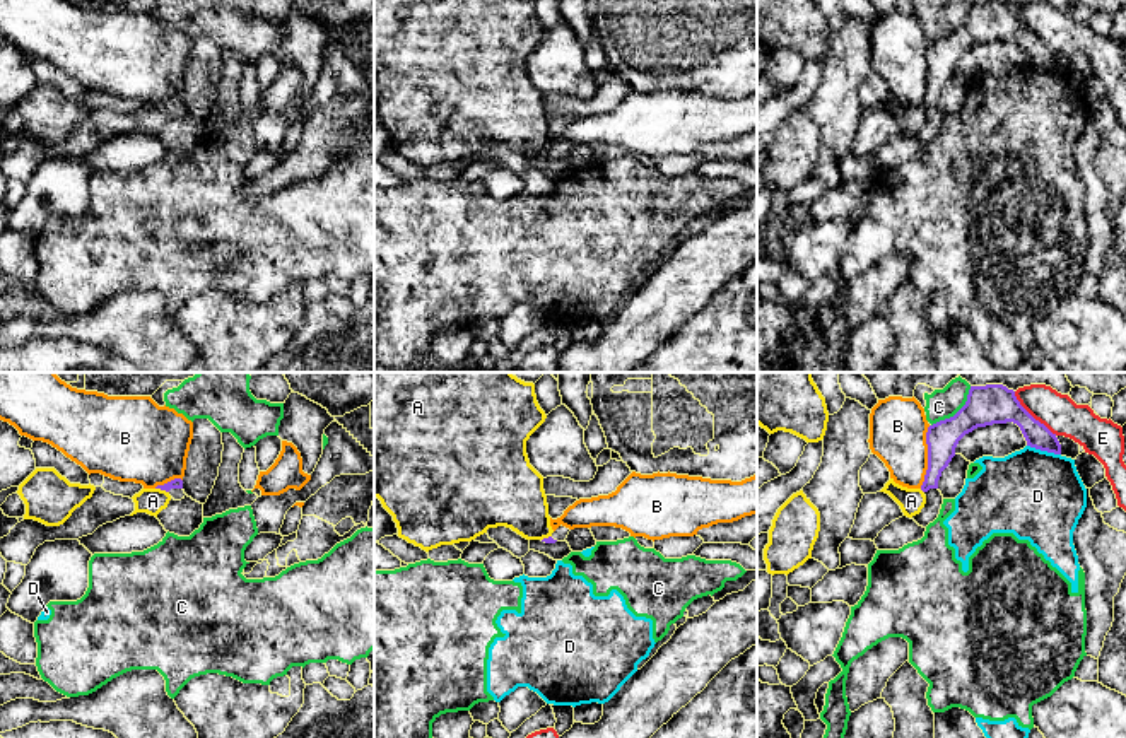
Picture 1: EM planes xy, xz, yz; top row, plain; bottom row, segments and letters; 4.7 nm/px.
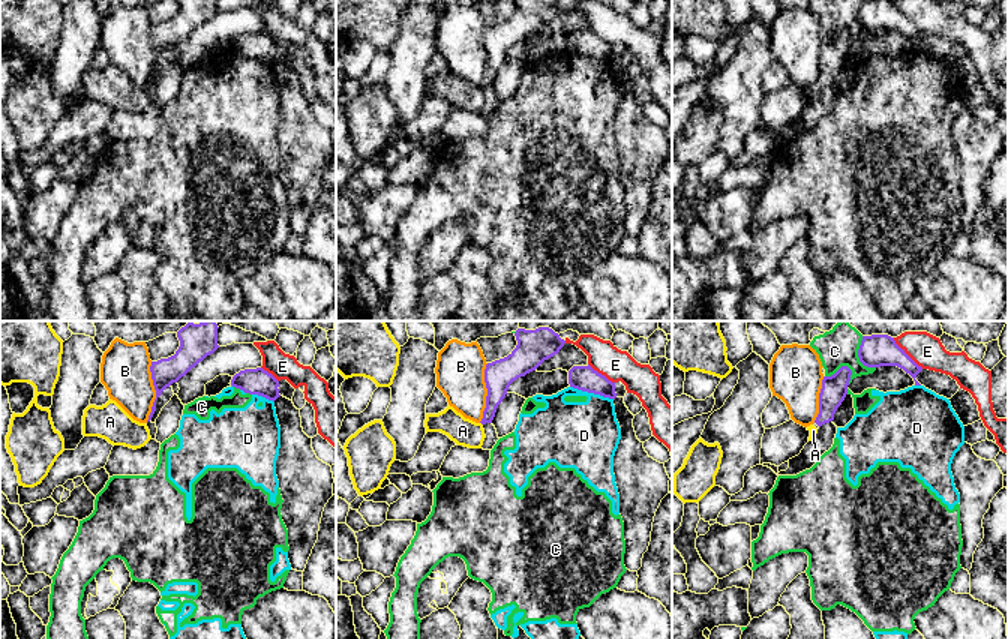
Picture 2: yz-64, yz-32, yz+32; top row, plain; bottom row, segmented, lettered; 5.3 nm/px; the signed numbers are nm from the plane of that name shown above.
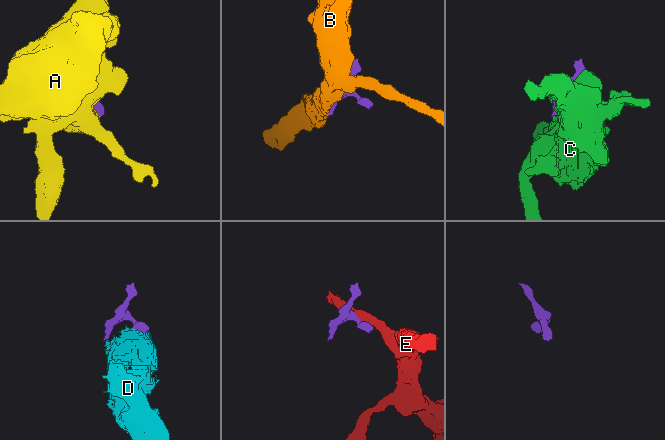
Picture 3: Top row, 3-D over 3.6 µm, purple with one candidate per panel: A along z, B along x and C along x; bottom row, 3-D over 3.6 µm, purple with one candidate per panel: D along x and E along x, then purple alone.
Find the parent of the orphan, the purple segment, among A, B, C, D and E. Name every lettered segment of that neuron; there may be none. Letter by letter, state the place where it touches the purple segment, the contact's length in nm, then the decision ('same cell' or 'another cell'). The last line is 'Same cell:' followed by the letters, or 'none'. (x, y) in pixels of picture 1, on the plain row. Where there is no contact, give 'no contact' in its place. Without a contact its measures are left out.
A: contact xy (163, 106); length 70 nm; another cell
B: contact yz (928, 74); length 300 nm; another cell
C: contact yz (957, 29); length 260 nm; another cell
D: contact yz (1044, 67); length 170 nm; another cell
E: contact yz (1031, 33); length 300 nm; another cell
Same cell: none

